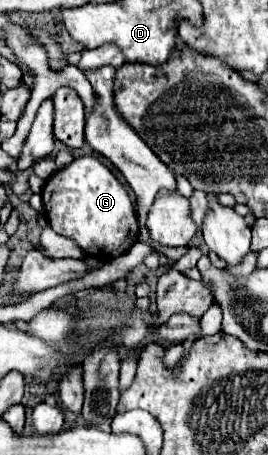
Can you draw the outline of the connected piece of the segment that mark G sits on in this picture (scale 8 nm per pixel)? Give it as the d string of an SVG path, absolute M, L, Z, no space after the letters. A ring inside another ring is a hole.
M96 156L76 158L70 166L56 170L42 188L42 200L44 200L46 220L48 220L50 228L54 228L56 234L62 234L62 236L74 240L82 250L86 250L88 256L92 256L100 262L114 260L116 256L128 252L130 246L138 238L138 218L136 218L128 190Z

